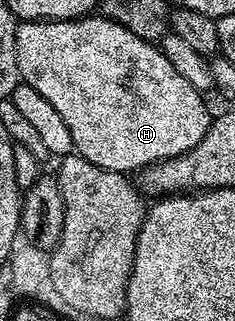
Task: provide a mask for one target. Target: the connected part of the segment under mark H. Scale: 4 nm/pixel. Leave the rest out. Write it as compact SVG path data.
M85 16L53 22L21 21L16 27L16 51L23 85L34 88L58 111L66 128L70 128L73 151L98 168L128 176L131 170L139 172L155 162L182 156L182 152L190 152L206 136L206 128L212 123L213 115L208 114L205 95L174 69L159 45L134 36L130 28L122 28L113 18Z

